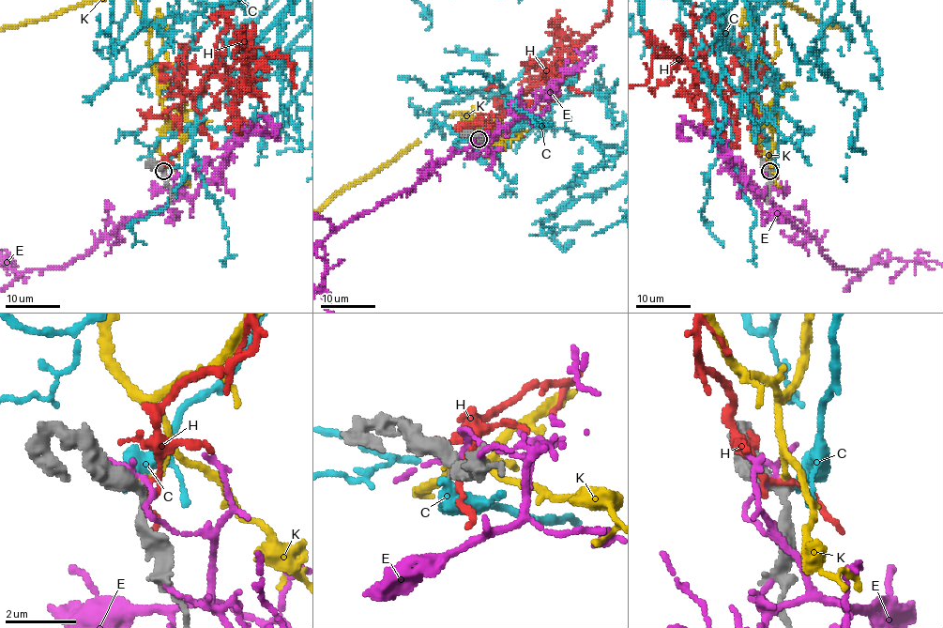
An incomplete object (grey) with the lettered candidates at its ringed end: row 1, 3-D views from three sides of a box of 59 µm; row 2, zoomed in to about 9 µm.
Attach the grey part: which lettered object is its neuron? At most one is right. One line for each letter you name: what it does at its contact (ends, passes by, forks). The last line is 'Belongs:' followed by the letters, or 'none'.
Belongs: none

